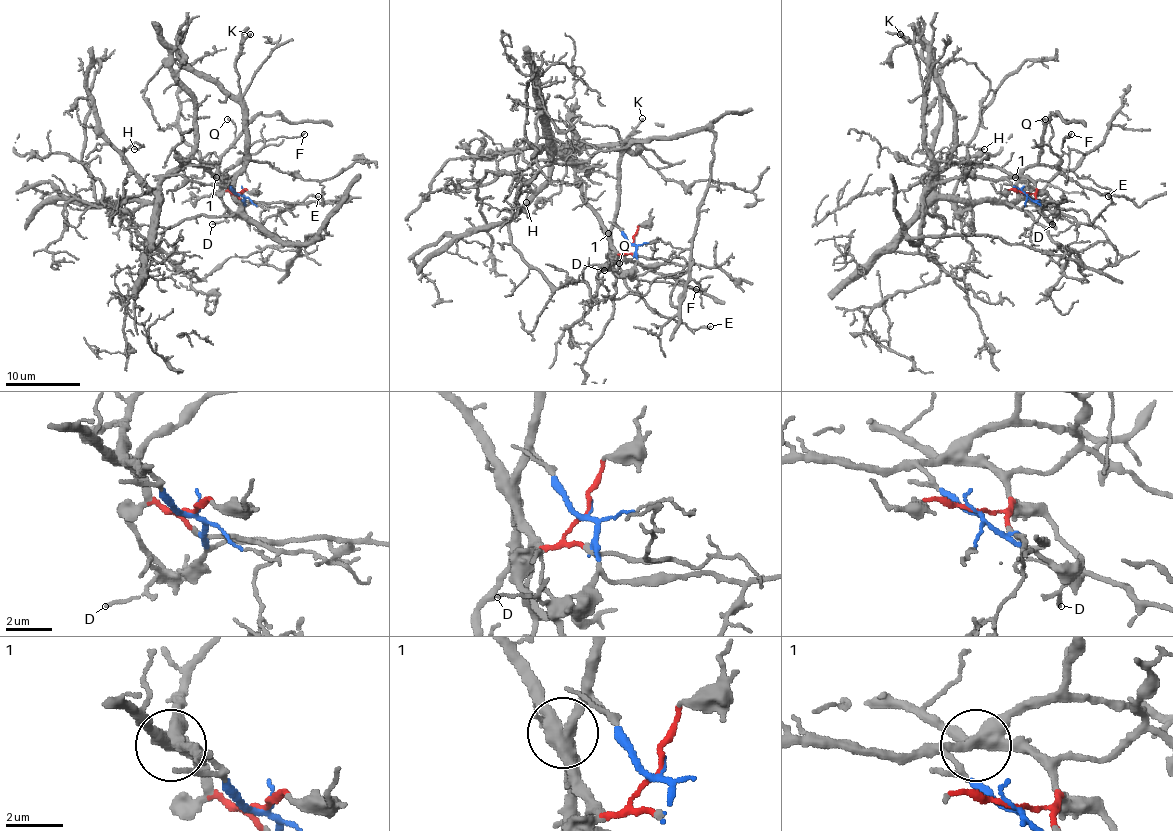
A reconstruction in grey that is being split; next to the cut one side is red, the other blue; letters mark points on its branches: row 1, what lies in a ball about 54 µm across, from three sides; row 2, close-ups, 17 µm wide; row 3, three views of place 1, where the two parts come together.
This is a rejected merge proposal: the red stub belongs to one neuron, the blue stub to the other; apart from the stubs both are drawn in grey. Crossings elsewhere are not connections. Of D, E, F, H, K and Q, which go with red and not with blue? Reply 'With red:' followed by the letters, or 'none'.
With red: D, E, F, H

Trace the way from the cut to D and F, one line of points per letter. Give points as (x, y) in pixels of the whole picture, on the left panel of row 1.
D: (241, 193), (226, 191), (220, 195), (222, 204), (230, 211), (219, 222), (211, 224)
F: (241, 193), (232, 193), (222, 180), (226, 170), (237, 163), (256, 141), (300, 137), (304, 133)

